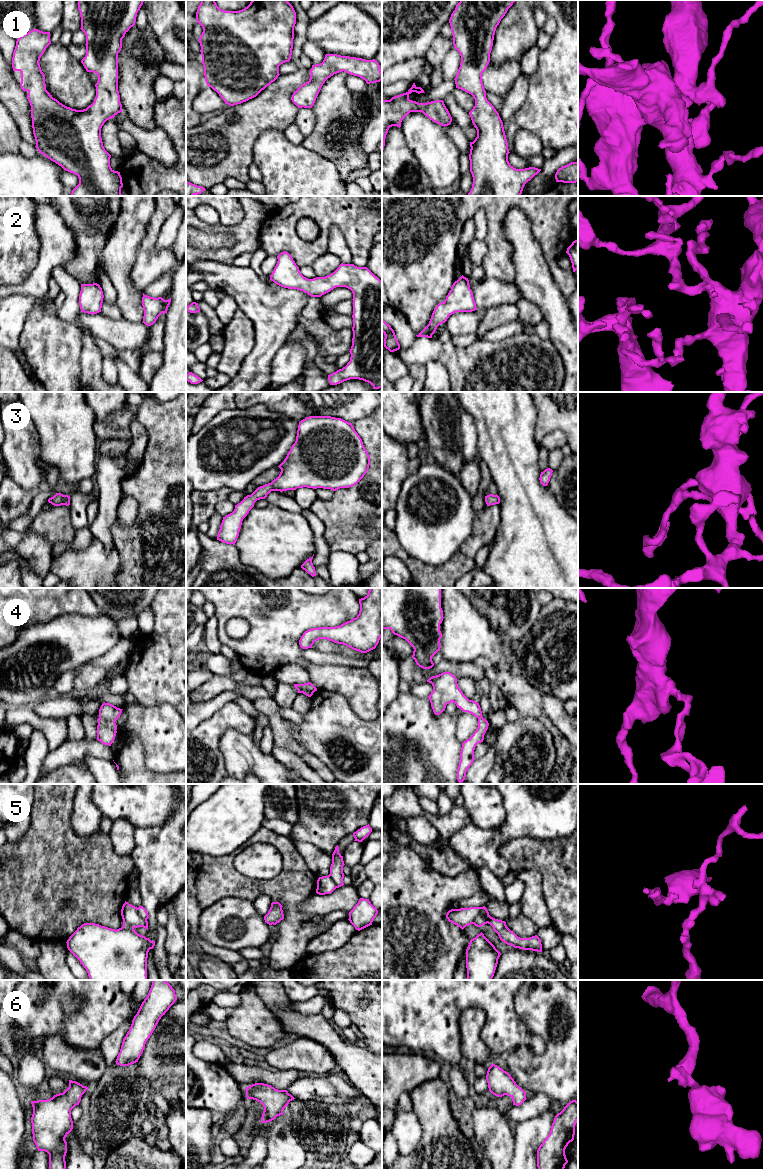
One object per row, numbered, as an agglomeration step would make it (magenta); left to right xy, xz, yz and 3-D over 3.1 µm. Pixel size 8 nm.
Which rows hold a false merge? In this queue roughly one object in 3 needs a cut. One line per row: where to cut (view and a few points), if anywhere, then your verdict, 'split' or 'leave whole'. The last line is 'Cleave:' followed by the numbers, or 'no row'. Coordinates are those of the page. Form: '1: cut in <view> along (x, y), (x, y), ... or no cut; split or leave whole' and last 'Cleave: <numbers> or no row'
1: no cut; leave whole
2: no cut; leave whole
3: no cut; leave whole
4: cut in xy along (99, 716), (114, 722); split
5: cut in yz along (481, 907), (472, 923); split
6: no cut; leave whole
Cleave: 4, 5

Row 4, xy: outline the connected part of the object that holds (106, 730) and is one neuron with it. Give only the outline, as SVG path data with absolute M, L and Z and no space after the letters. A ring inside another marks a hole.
M99 717L97 720L97 740L104 745L111 746L117 733L116 723L101 717Z

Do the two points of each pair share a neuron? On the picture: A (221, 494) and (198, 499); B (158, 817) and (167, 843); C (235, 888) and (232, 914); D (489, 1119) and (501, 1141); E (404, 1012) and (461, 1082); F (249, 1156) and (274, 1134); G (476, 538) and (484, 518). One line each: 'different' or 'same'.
A: same
B: different
C: different
D: same
E: different
F: different
G: same

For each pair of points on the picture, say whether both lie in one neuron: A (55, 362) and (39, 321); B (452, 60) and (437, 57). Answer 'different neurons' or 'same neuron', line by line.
A: same neuron
B: different neurons

